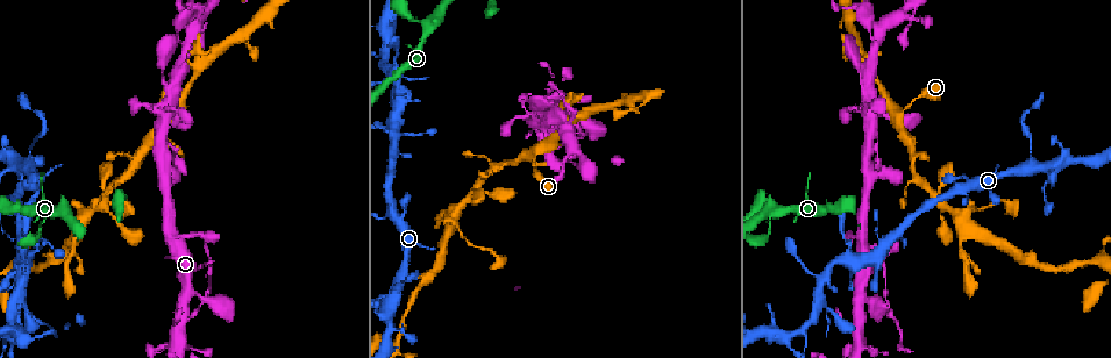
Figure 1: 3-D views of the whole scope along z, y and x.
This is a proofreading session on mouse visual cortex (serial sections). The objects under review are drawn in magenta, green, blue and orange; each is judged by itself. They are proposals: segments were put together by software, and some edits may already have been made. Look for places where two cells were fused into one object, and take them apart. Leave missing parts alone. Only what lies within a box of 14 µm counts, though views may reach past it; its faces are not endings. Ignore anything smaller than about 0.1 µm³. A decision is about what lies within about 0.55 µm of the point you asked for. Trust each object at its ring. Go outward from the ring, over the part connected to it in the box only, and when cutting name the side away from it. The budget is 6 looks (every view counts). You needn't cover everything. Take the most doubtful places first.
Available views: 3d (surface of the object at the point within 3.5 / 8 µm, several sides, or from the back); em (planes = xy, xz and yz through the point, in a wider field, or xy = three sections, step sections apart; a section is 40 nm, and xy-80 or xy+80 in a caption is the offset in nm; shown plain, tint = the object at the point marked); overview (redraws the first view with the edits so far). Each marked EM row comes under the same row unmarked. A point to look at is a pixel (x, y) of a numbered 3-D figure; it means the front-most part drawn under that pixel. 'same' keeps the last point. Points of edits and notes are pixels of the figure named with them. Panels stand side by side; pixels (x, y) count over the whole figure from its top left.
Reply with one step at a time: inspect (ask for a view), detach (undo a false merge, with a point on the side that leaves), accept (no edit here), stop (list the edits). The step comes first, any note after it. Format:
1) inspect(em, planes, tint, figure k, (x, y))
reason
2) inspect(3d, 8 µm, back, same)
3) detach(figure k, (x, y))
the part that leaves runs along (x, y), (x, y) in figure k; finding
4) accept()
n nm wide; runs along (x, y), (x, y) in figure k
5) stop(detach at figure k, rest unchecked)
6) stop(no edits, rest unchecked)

inspect(3d, 3.5 µm, back, figure 1, (206, 264))
sharp bend

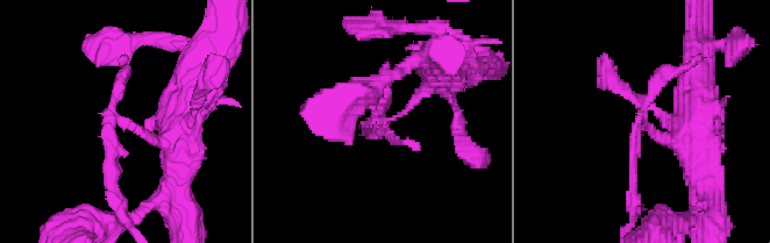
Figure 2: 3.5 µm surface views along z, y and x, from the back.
inspect(em, xy, step 5, tint, figure 2, (389, 121))

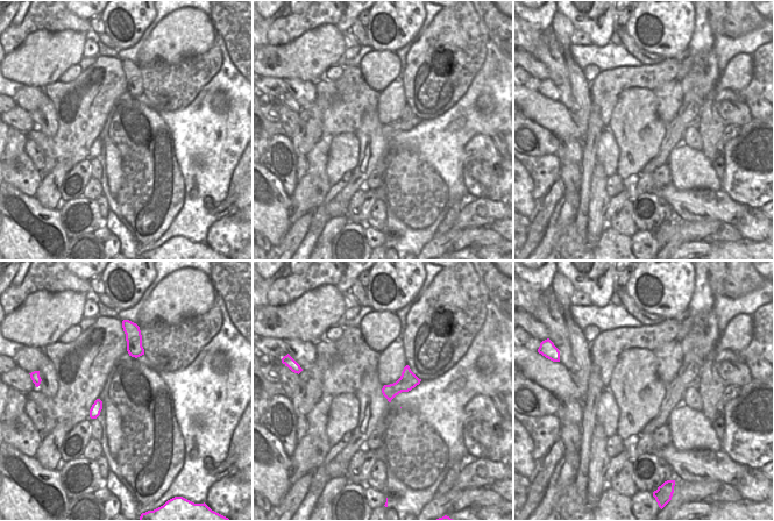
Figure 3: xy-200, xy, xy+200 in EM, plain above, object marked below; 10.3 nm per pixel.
detach(figure 2, (653, 86))
the part that leaves runs along (644, 124), (636, 128), (629, 224) in figure 2; two cells meet here

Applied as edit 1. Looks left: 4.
inspect(overview)

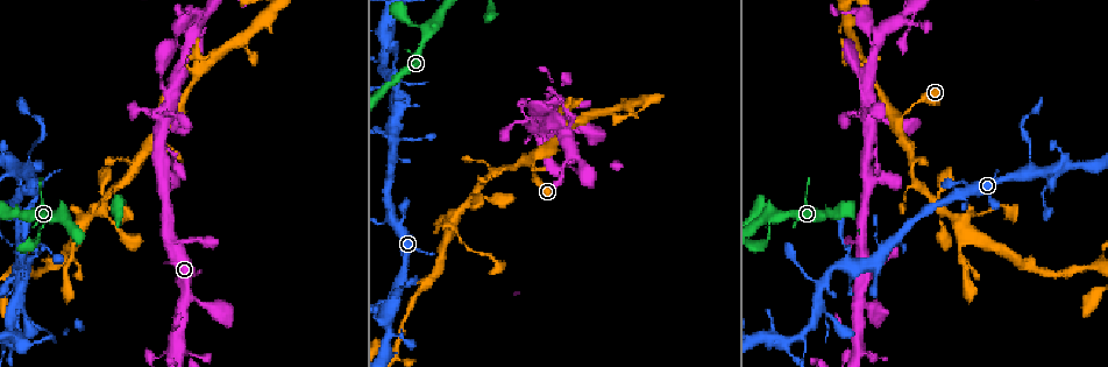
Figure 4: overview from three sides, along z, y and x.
inspect(3d, 3.5 µm, figure 4, (27, 170))
thin neck

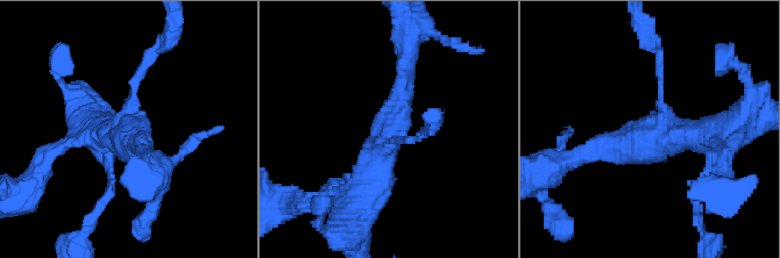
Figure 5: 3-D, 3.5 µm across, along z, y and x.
inspect(em, xy, step 5, tint, figure 5, (670, 129))
now the EM

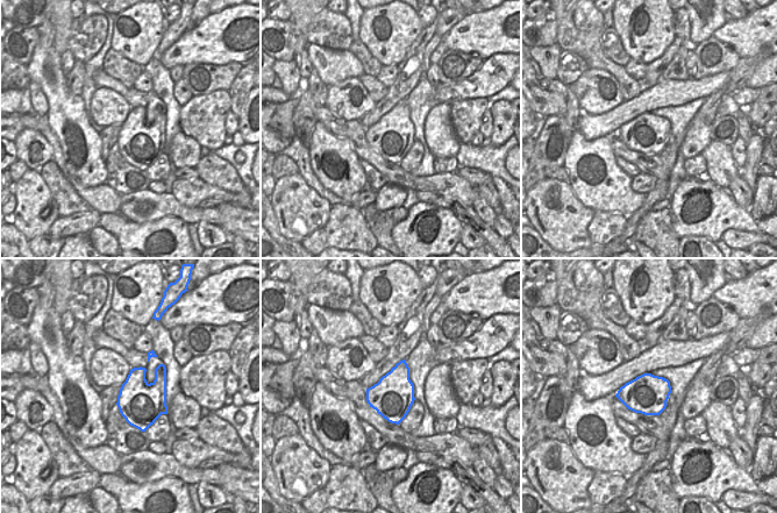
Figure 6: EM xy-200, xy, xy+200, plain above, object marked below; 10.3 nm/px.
accept()
440 nm wide; runs along (404, 83), (357, 217) in figure 5; all the same cell

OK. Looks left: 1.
stop(detach at figure 2, rest unchecked)

